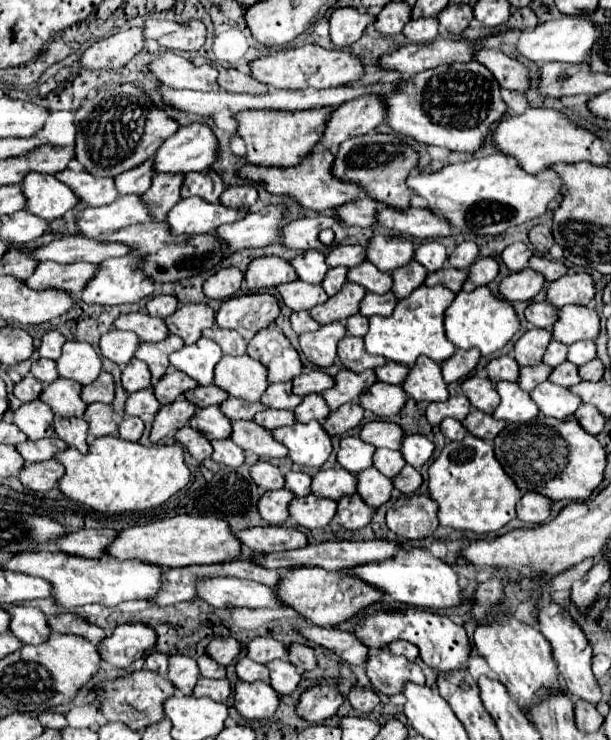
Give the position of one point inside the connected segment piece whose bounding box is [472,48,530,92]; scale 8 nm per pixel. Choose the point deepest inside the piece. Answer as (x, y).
(510, 74)

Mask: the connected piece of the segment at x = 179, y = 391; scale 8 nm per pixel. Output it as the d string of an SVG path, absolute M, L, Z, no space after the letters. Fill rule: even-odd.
M172 370L166 376L160 378L160 382L154 386L154 394L158 398L160 404L172 404L174 400L178 400L186 390L196 388L198 382L192 380L190 376L186 376L184 372Z

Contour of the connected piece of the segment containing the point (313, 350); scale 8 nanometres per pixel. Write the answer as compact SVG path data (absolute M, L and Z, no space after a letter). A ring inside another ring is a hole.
M342 322L326 324L326 326L320 326L320 330L316 330L316 332L300 334L300 348L312 364L326 368L326 366L334 364L336 344L344 336L346 336L346 326Z

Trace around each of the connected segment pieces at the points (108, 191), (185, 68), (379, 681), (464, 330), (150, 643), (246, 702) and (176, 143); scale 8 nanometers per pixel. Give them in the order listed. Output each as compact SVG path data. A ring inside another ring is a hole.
M64 170L64 172L58 172L56 178L62 184L70 186L70 190L80 200L80 204L86 204L86 206L104 206L114 202L114 198L118 196L118 192L114 190L114 182L110 178L94 178L84 170L82 172Z
M168 50L162 52L158 58L154 58L148 64L148 72L164 86L176 88L176 90L200 90L200 92L210 92L218 90L216 84L216 68L202 64L194 66L188 58Z
M382 650L376 656L368 654L366 660L366 676L372 682L372 686L390 696L402 692L402 682L412 680L418 684L424 684L424 674L418 664L406 660L404 656L396 656L390 650Z
M482 286L472 292L456 294L456 300L446 310L444 328L446 328L446 336L450 338L450 342L454 342L456 348L462 348L462 350L478 348L482 356L488 356L504 348L512 340L512 336L520 328L520 320L516 316L514 306L508 300L494 296L488 286Z
M120 624L116 630L98 644L100 656L118 666L128 668L134 660L142 658L144 652L156 646L156 632L144 624Z
M240 680L234 692L234 706L248 720L270 718L280 706L280 696L268 682L246 684Z
M188 124L158 148L154 172L188 174L206 170L216 160L216 150L216 136L206 124Z

